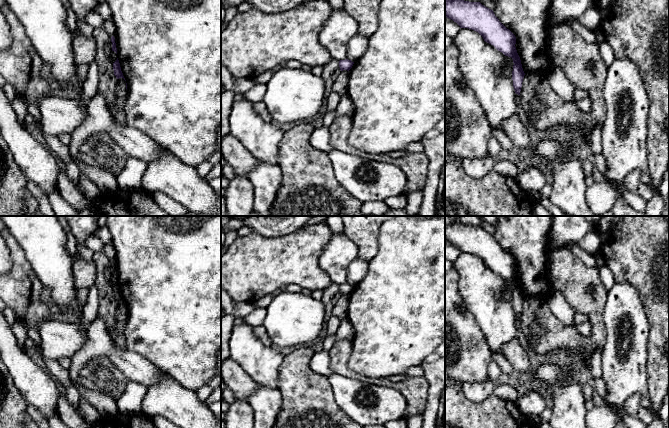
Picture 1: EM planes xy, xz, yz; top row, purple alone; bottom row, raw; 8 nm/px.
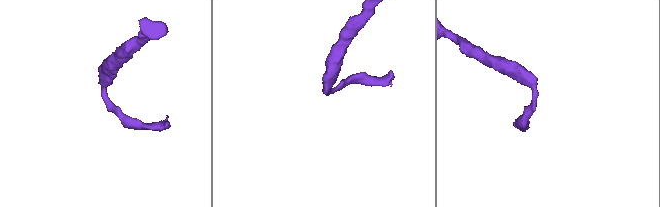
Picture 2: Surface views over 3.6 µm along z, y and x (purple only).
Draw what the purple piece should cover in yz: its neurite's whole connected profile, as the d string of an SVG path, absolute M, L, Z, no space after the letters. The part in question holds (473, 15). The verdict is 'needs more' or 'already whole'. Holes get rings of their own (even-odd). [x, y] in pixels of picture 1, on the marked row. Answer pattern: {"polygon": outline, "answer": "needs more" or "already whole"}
{"polygon": "M445 0L445 16L456 22L460 28L478 32L485 42L513 59L513 87L515 93L520 95L525 73L515 47L516 37L499 21L493 10L480 2Z", "answer": "already whole"}

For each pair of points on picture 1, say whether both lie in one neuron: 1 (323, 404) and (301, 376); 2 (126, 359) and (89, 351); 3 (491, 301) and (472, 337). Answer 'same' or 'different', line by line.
1: same
2: same
3: different

